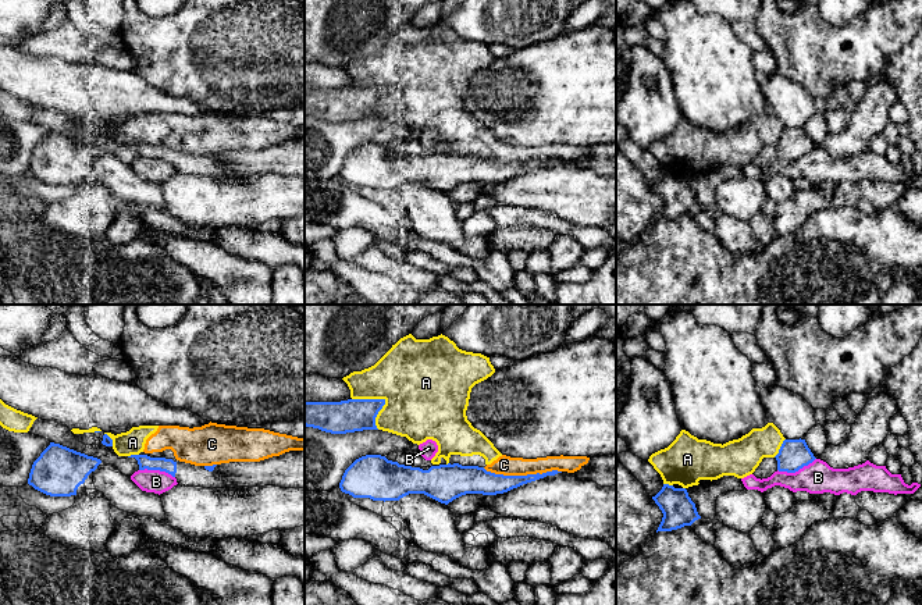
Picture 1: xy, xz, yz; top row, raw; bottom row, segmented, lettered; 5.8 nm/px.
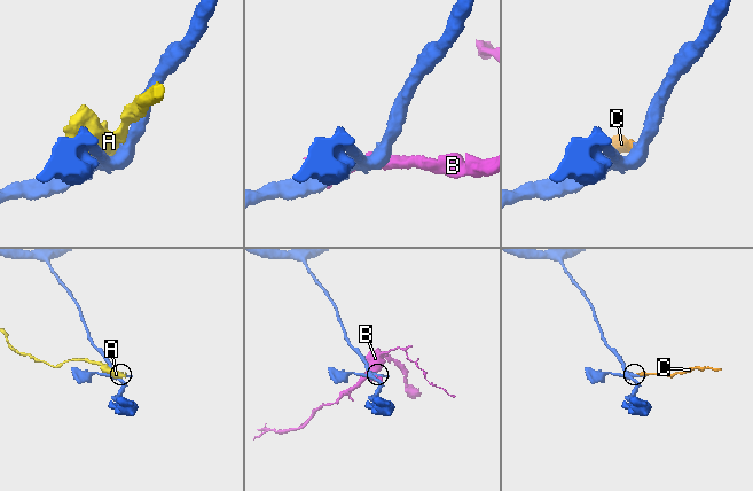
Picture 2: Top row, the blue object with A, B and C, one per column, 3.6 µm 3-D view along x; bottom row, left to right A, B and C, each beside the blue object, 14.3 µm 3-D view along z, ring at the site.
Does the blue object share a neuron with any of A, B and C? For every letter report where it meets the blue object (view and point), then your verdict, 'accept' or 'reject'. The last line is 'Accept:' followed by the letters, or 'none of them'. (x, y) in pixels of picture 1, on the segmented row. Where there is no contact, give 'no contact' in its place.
A: meets blue in xz at (383, 399); reject
B: meets blue in yz at (796, 470); reject
C: meets blue in xz at (522, 476); reject
Accept: none of them

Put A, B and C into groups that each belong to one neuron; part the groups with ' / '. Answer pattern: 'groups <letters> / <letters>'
groups A C / B

